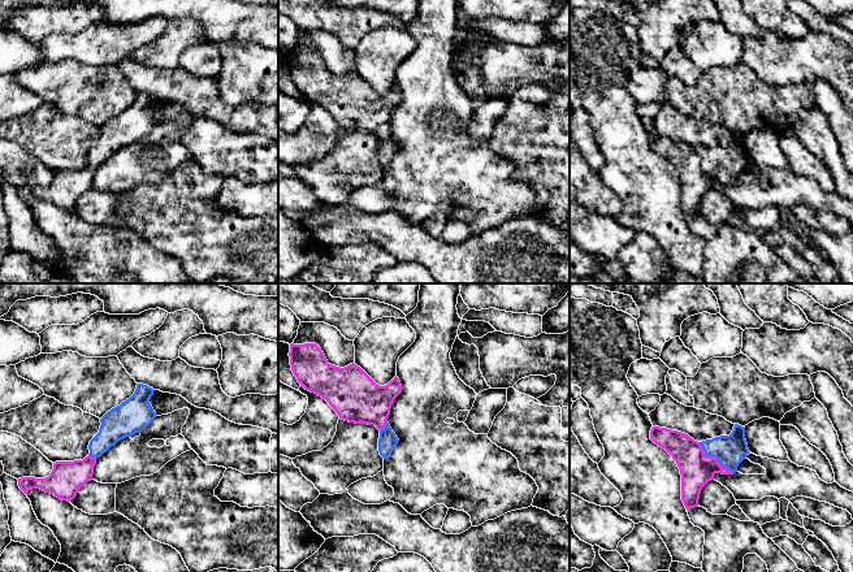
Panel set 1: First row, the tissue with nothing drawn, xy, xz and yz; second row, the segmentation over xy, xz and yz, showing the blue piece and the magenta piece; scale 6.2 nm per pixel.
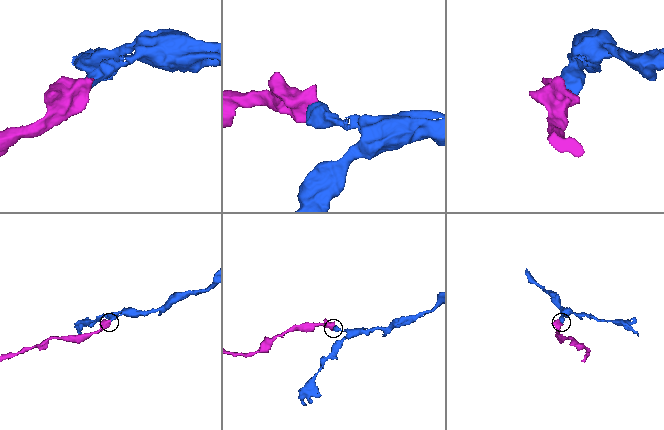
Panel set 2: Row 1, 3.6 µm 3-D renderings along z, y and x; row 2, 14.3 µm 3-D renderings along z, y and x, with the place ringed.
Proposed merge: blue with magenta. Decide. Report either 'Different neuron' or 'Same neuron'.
Same neuron

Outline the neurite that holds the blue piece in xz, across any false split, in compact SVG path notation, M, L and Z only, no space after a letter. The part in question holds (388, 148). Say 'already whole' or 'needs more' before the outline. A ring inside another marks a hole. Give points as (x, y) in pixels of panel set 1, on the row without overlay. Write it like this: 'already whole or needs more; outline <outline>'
needs more; outline M316 52L290 53L290 74L298 91L308 100L325 108L337 121L339 127L355 131L374 134L380 139L378 160L385 168L389 168L399 148L391 139L387 126L394 108L402 101L402 94L395 84L387 94L377 94L355 72L339 77L328 72L324 61Z

